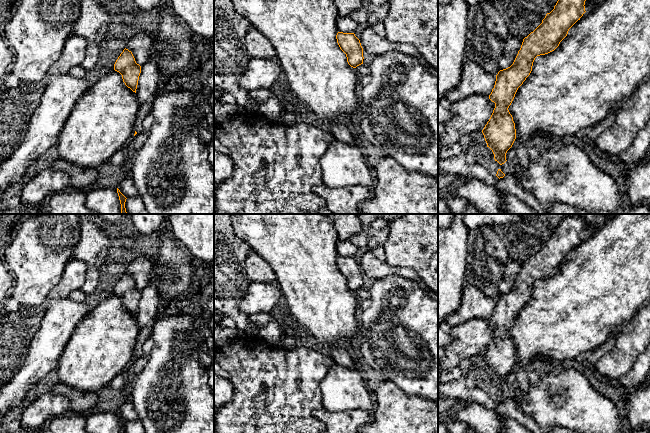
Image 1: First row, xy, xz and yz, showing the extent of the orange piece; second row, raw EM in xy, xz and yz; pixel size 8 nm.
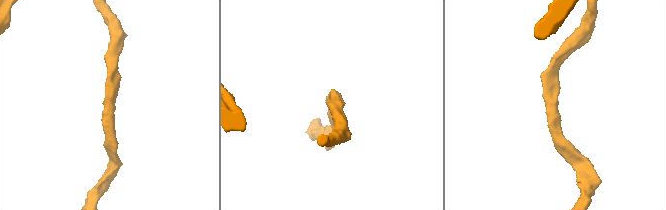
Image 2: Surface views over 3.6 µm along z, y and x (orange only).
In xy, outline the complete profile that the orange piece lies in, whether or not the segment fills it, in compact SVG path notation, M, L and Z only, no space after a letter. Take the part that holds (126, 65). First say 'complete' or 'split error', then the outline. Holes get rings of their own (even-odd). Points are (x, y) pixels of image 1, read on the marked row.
complete; M123 50L114 64L114 70L122 75L125 85L136 93L141 66L136 63L131 51Z

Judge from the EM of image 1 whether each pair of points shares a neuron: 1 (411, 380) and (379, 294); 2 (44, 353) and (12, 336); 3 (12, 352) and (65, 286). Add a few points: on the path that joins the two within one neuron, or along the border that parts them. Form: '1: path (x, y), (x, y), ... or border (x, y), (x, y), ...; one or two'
1: path (405, 359), (399, 352), (399, 315); one
2: border (39, 323), (21, 366); two
3: path (14, 335), (48, 299); one

